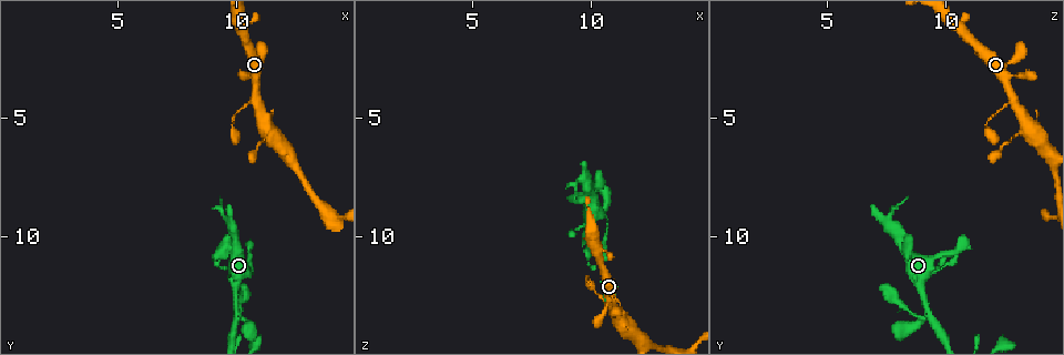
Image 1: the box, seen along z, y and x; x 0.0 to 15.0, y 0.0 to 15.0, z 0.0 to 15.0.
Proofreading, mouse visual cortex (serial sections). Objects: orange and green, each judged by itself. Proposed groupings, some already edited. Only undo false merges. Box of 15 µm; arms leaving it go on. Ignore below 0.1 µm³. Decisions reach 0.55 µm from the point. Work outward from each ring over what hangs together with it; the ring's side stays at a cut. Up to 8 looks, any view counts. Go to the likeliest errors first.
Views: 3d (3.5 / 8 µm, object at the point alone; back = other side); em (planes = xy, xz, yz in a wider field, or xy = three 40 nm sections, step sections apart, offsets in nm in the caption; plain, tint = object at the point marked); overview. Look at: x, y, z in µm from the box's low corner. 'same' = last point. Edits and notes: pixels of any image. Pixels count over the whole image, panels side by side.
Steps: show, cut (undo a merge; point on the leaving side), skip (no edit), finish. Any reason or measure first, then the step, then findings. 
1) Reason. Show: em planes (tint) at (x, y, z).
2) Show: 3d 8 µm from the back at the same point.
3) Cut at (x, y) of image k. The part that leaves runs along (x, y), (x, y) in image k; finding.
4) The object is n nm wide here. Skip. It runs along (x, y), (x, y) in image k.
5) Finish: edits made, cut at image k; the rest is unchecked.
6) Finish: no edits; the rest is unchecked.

Show: 3d 3.5 µm at (10.2, 13.5, 9.1).

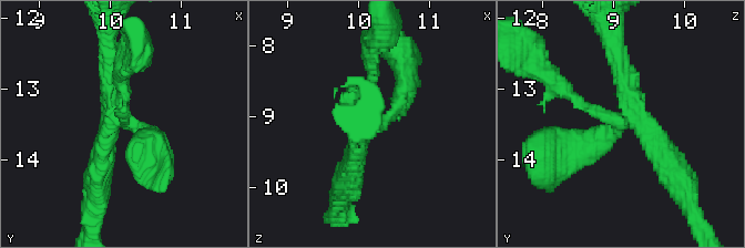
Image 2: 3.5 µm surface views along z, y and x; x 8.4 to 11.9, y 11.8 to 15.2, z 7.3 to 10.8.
4 arms meet here; the arms are 150, 250, 250, 300 nm wide; need the tissue. Show: em xy step 3 (tint) at (10.20, 13.45, 9.15).

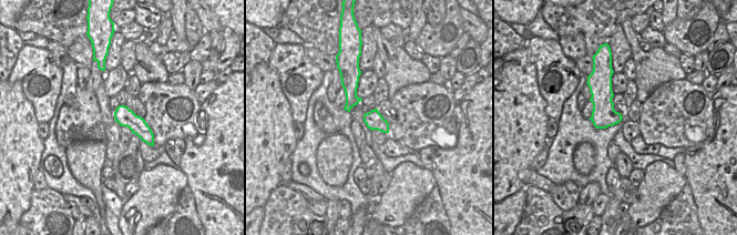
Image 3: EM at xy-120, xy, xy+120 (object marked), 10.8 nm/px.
Skip. It runs along (106, 60), (113, 114), (157, 152) in image 2; one cell here.

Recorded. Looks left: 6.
Abrupt turn. Show: 3d 3.5 µm from the back at (9.5, 10.4, 8.4).

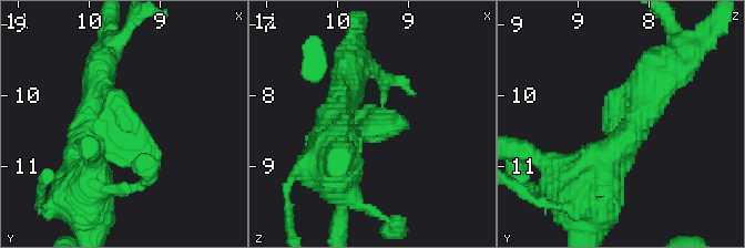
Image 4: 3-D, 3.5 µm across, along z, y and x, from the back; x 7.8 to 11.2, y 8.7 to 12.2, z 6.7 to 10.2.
Shape alone is not enough. Show: em xy step 2 (tint) at (9.55, 10.40, 8.45).

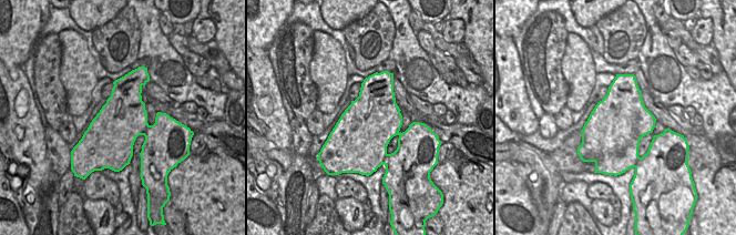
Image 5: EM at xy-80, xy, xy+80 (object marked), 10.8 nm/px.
The object is 600 nm wide here. Skip. It runs along (329, 153), (336, 114), (400, 116) in image 4; one cell here.

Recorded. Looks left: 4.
Thin arm on a thick one. Show: 3d 3.5 µm at (10.8, 4.3, 12.9).

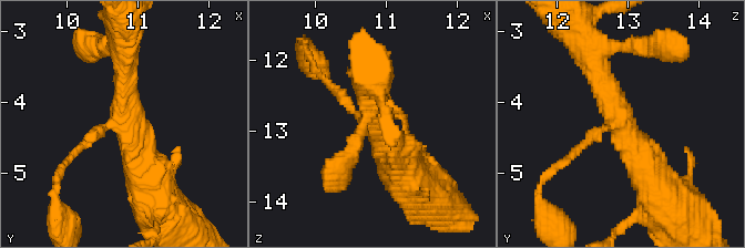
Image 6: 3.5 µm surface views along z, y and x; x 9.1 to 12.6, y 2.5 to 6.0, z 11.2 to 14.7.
3 arms meet here; the arms are 150, 350, 450 nm wide; shape alone is not enough. Show: em xy step 2 (plain) at (10.85, 4.30, 12.90).

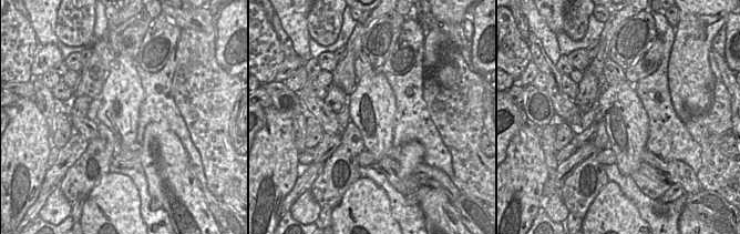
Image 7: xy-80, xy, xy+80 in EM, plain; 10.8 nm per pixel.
Where the object lies. Show: em xy step 2 (tint) at the same point.

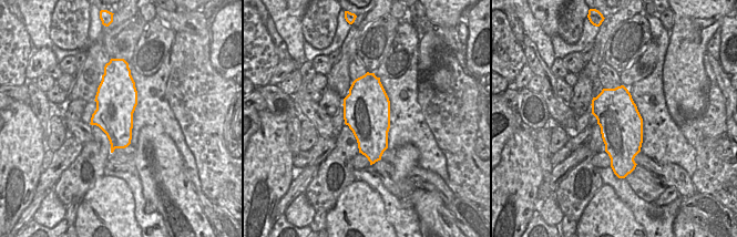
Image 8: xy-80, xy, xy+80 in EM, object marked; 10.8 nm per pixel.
Skip. It runs along (594, 52), (623, 133), (654, 185) in image 6; continuous, no second cell.

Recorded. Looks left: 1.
Finish: no edits; the rest is unchecked.

